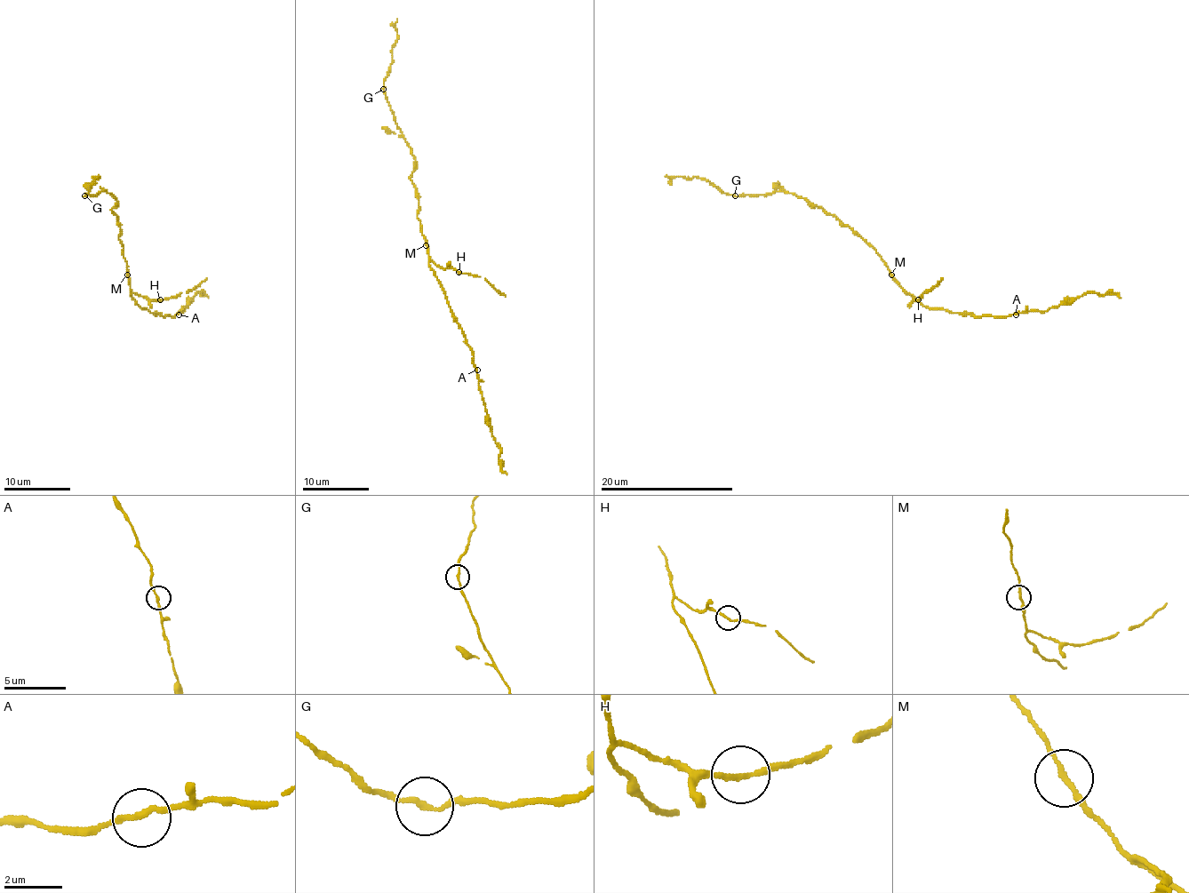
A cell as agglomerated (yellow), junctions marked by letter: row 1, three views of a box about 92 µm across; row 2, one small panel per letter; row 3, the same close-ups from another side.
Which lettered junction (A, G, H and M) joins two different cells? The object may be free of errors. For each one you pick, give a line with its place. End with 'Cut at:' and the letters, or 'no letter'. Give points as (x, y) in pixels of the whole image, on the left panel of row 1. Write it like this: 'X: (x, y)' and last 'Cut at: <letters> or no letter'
Cut at: no letter

